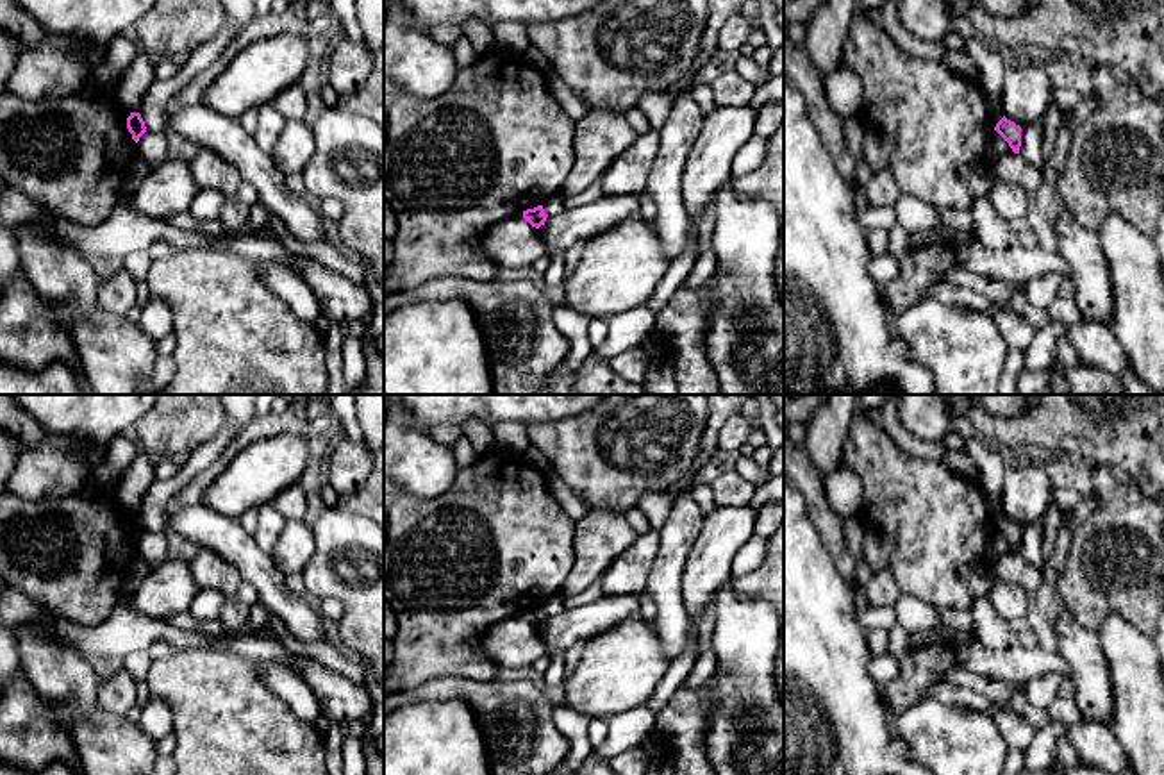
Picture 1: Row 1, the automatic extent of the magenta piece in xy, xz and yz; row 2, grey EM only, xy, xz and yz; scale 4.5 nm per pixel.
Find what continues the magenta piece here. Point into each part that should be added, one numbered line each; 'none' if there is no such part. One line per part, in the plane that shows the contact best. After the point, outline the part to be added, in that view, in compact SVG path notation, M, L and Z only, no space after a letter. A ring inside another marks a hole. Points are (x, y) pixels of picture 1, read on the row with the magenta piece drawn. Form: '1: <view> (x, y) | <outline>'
none

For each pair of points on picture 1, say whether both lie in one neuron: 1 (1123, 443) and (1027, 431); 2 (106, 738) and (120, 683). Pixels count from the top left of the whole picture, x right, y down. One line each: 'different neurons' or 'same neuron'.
1: same neuron
2: different neurons

